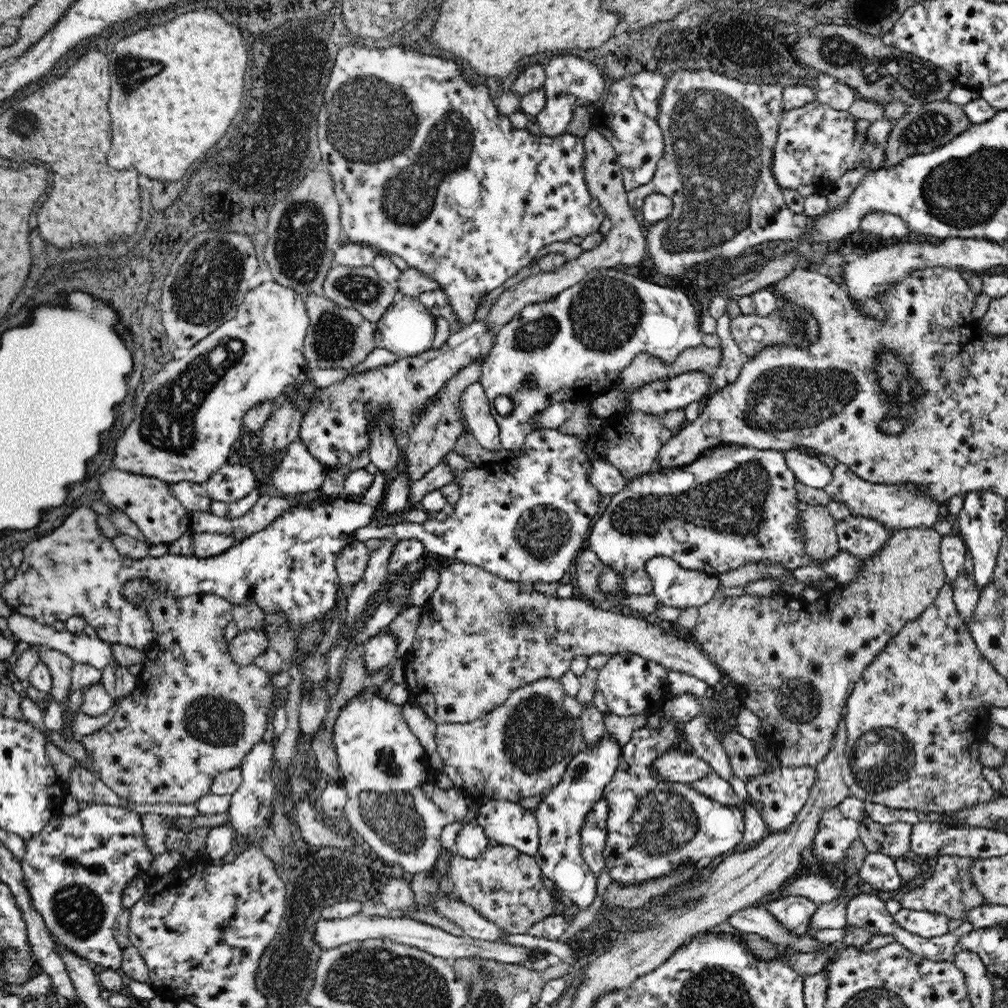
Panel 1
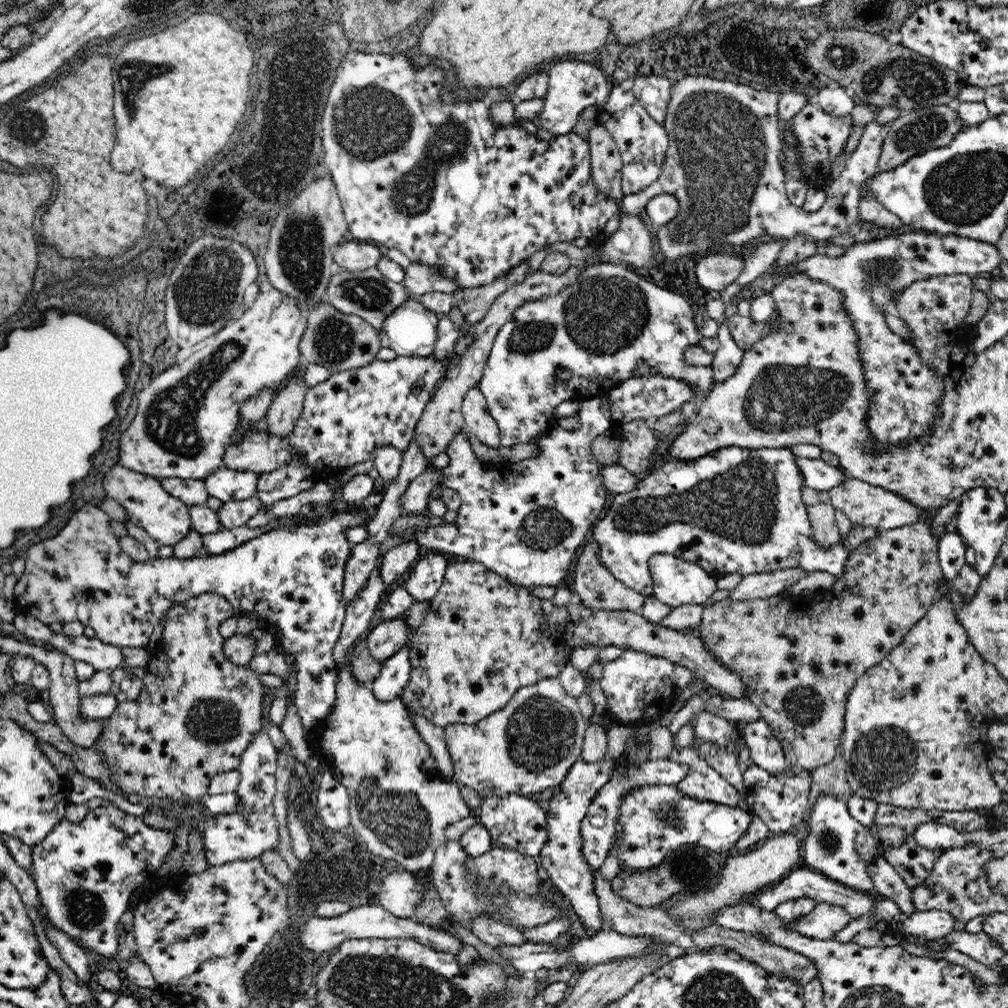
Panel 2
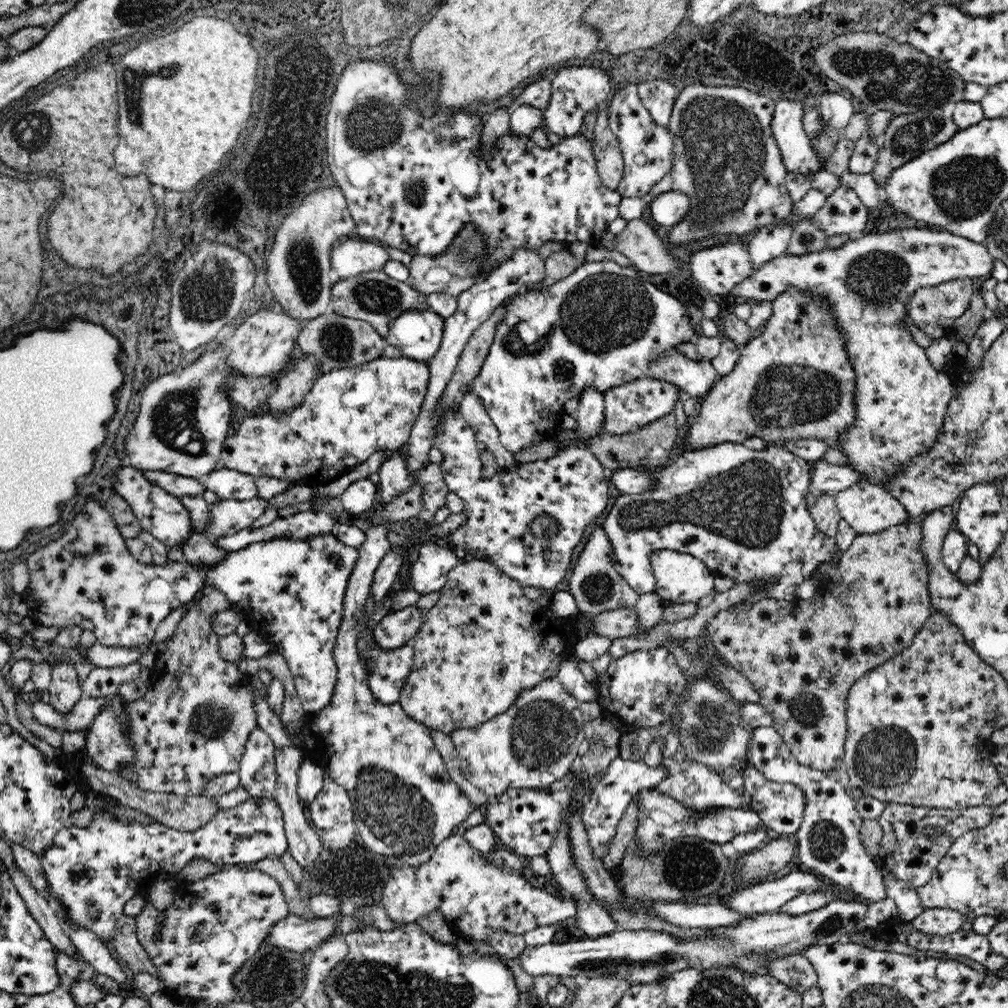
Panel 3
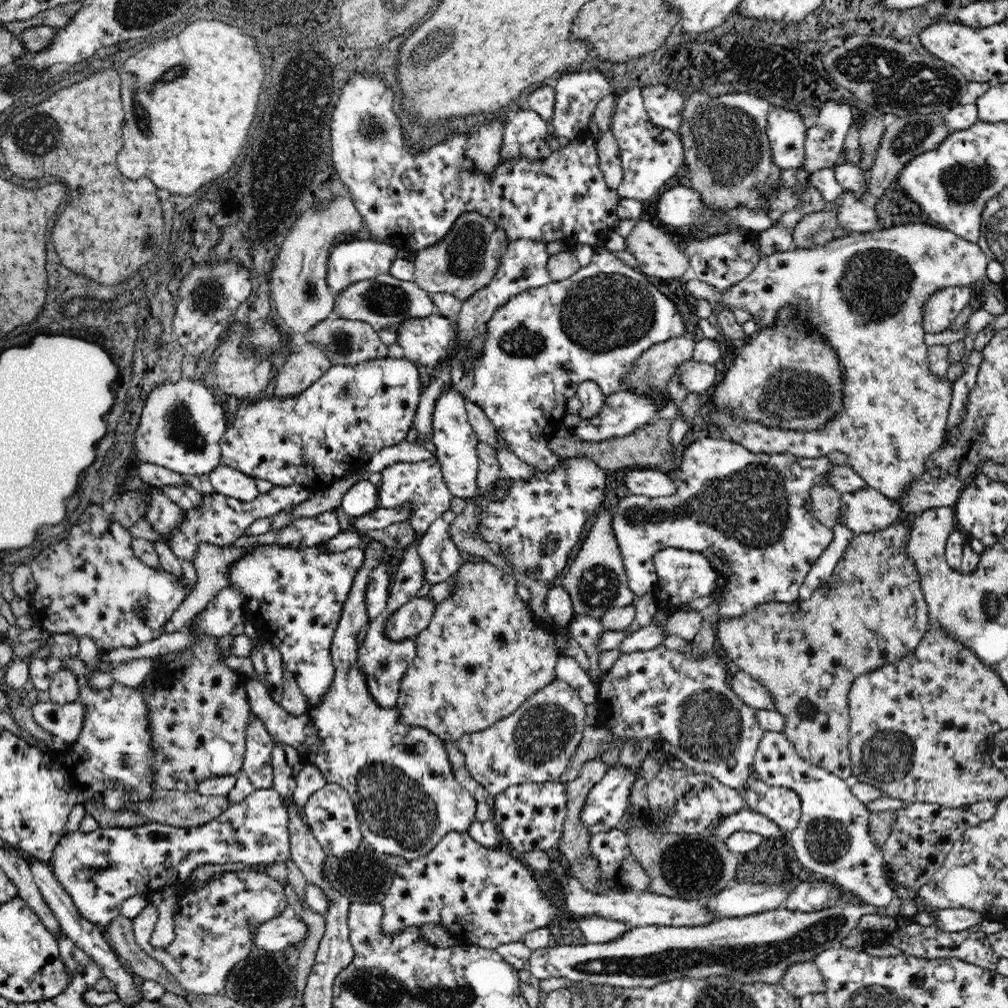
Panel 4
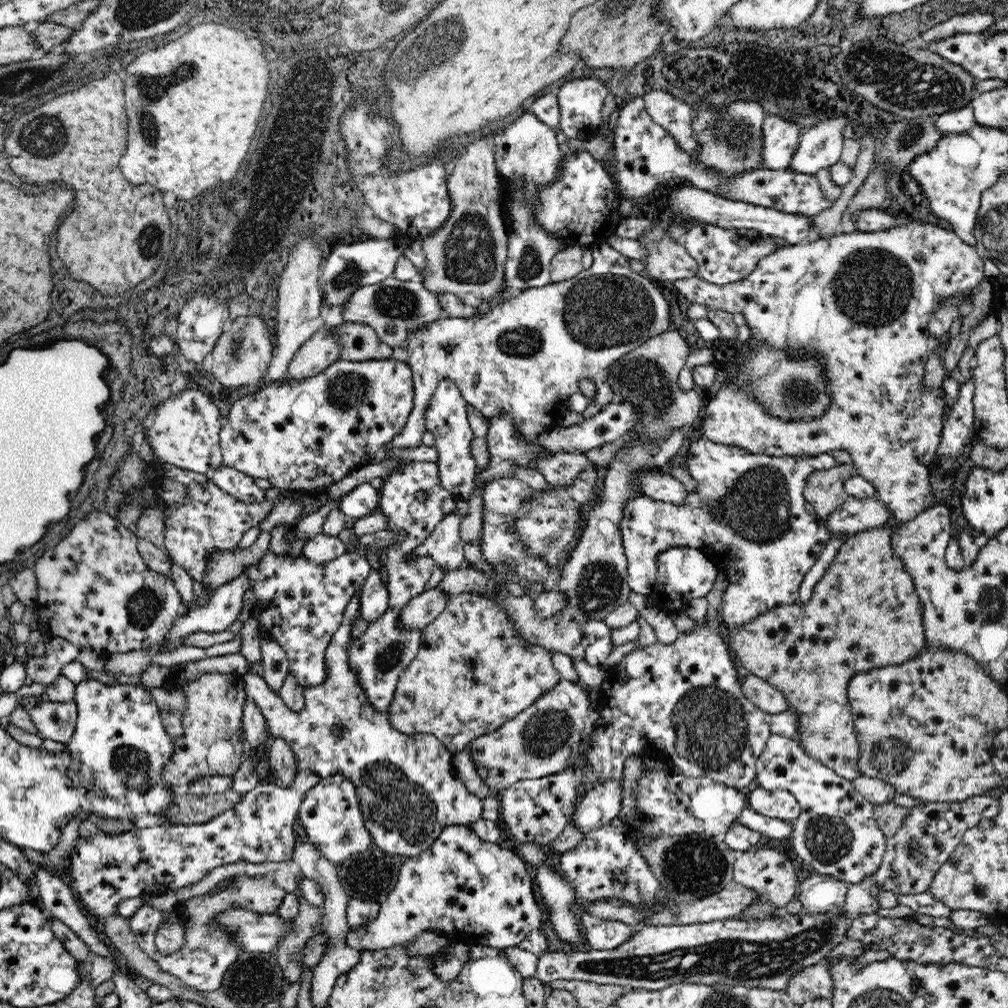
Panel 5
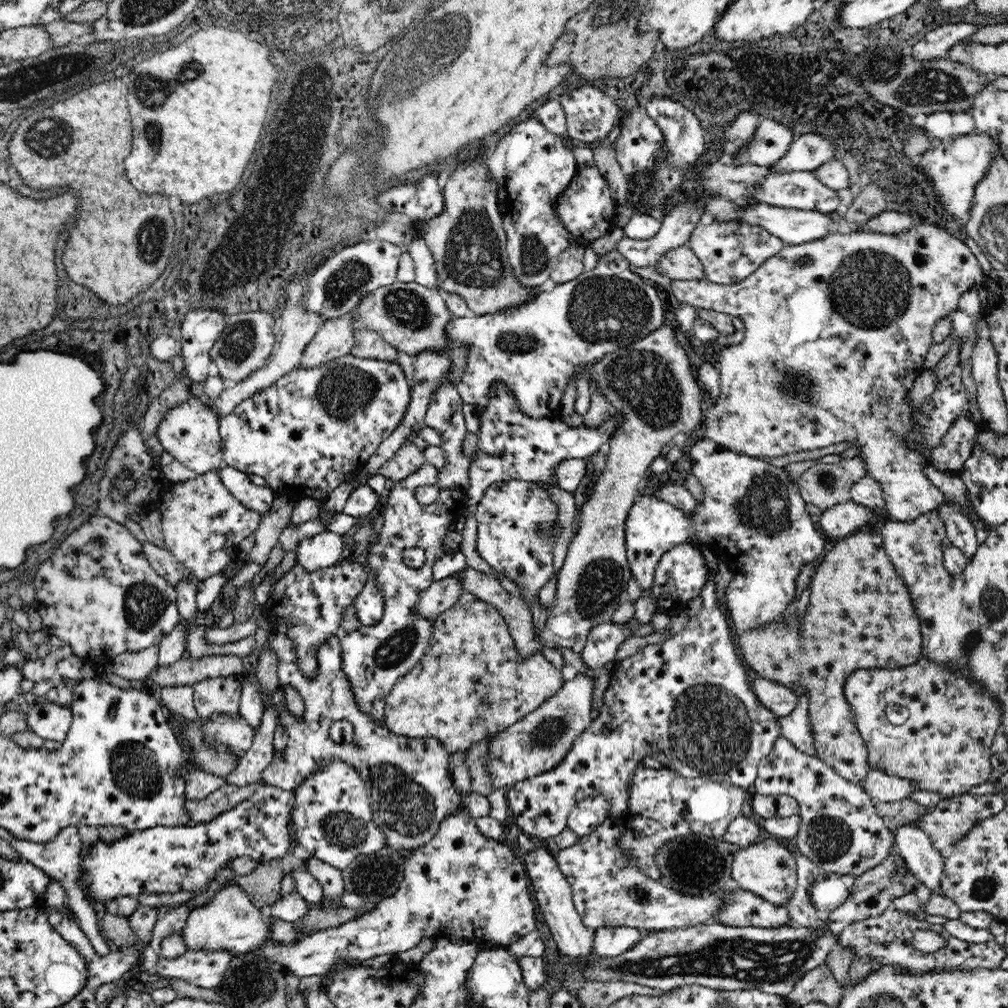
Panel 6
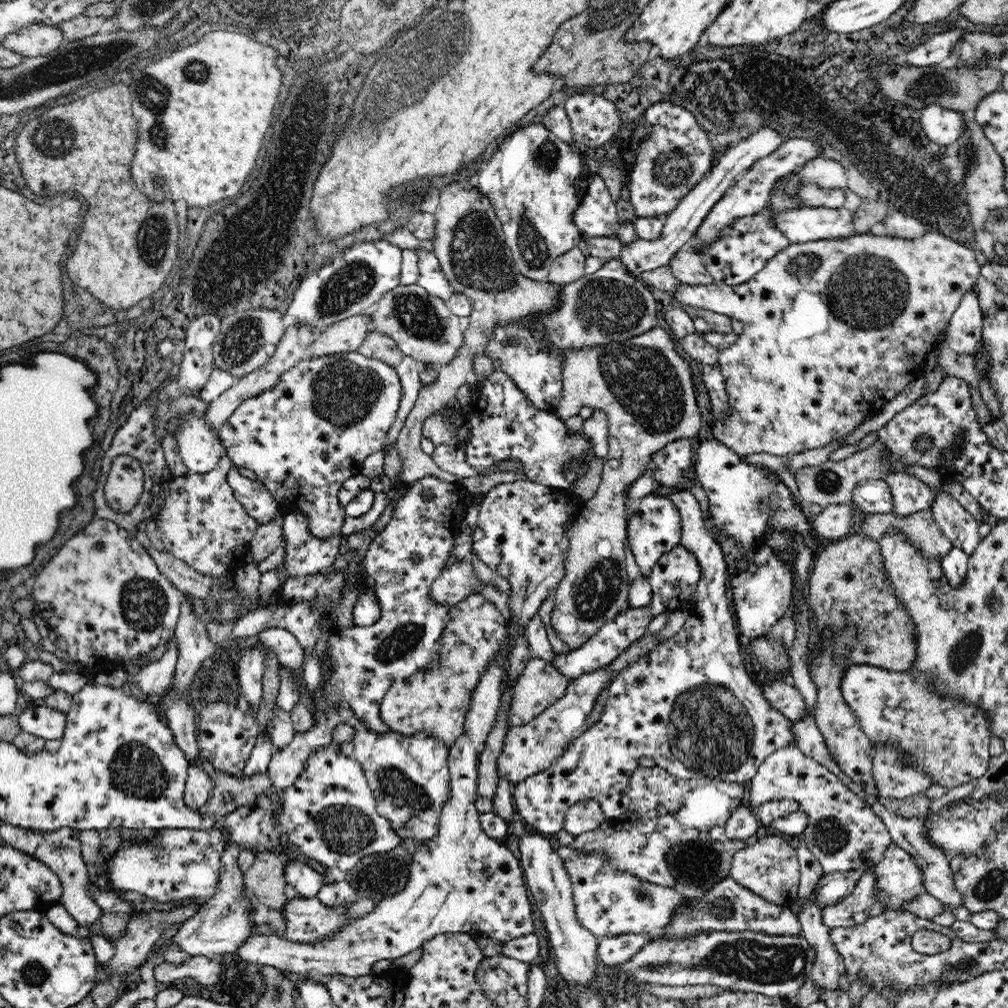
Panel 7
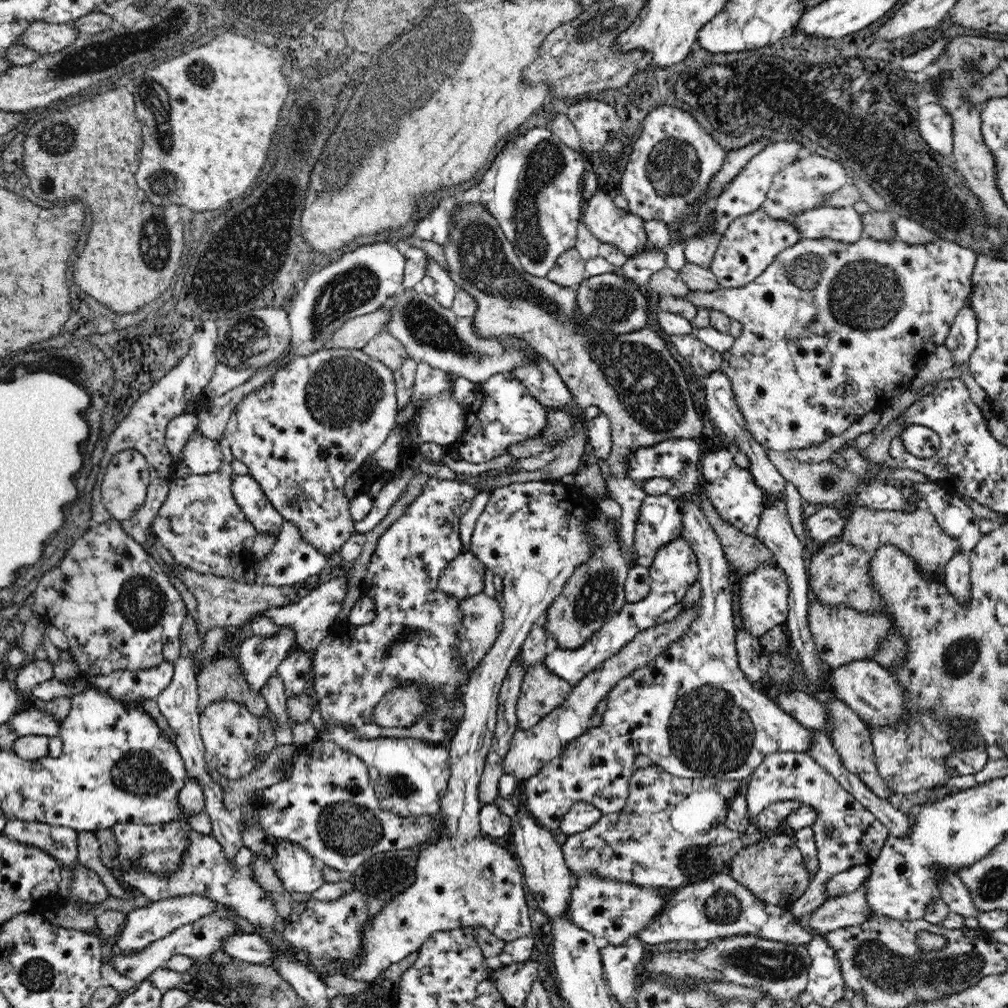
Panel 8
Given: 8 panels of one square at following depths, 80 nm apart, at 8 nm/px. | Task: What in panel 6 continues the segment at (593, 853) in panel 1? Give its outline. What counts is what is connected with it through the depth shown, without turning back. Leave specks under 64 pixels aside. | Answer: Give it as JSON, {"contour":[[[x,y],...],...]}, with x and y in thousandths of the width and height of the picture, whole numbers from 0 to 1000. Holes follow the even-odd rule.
{"contour":[[[595,789],[572,796],[562,812],[563,822],[567,823],[574,831],[587,827],[602,813],[603,802],[603,793]]]}

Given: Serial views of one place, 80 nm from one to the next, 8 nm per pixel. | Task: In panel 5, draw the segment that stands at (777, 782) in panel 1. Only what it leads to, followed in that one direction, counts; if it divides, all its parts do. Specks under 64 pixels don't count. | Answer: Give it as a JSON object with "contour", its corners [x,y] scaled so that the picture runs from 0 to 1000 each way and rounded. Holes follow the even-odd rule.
{"contour":[[[748,779],[741,787],[742,800],[756,810],[788,815],[795,807],[791,792],[782,785],[762,785]]]}

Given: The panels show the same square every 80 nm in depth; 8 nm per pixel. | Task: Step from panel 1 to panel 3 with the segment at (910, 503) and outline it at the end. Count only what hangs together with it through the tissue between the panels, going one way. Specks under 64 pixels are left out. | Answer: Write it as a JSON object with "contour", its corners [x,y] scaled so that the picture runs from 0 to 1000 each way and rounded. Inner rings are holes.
{"contour":[[[854,476],[853,480],[841,486],[830,489],[828,497],[834,514],[841,518],[851,531],[872,529],[879,524],[904,516],[897,506],[897,501],[893,500],[891,495],[875,483],[867,482],[858,476]]]}

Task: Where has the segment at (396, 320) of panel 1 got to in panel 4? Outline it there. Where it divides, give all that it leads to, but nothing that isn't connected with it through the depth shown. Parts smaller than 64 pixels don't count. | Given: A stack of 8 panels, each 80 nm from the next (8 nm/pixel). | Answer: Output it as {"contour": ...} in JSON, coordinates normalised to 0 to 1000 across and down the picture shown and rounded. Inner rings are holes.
{"contour":[[[599,242],[591,244],[589,246],[589,252],[586,256],[586,260],[580,264],[575,265],[575,268],[565,274],[565,276],[555,278],[552,280],[545,280],[540,284],[534,286],[524,286],[520,290],[516,290],[512,294],[508,294],[502,302],[496,302],[488,315],[482,317],[477,325],[474,325],[474,330],[479,335],[479,345],[468,354],[468,338],[465,338],[462,342],[456,342],[453,331],[455,330],[455,323],[453,322],[452,315],[442,315],[437,312],[431,312],[424,313],[423,315],[412,315],[402,317],[395,326],[395,342],[401,346],[401,356],[413,361],[413,364],[417,368],[418,372],[418,393],[419,389],[425,385],[429,375],[433,373],[433,367],[438,365],[440,360],[448,359],[447,361],[447,378],[450,379],[452,386],[458,390],[458,393],[464,399],[470,399],[473,403],[478,405],[478,408],[483,412],[483,415],[490,421],[495,427],[498,435],[502,437],[501,440],[505,442],[505,446],[510,449],[516,456],[523,458],[530,466],[534,468],[540,468],[546,470],[548,465],[557,463],[563,455],[549,450],[545,443],[545,438],[549,435],[555,425],[560,424],[559,416],[563,409],[563,401],[565,394],[572,391],[572,386],[576,380],[580,378],[588,378],[593,381],[597,391],[602,394],[607,390],[613,389],[618,386],[616,382],[616,376],[626,369],[627,363],[633,356],[633,353],[637,352],[637,349],[643,348],[647,341],[660,339],[667,335],[667,333],[678,333],[679,322],[671,304],[667,298],[663,297],[657,290],[653,289],[652,283],[649,278],[645,277],[642,273],[635,268],[625,266],[617,257],[613,251],[603,248]]]}

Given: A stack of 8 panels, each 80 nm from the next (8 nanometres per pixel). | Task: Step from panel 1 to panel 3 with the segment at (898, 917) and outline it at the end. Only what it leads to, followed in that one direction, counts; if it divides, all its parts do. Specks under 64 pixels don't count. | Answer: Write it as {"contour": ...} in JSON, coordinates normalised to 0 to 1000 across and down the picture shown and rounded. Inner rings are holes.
{"contour":[[[917,902],[917,905],[902,918],[913,925],[937,929],[944,927],[954,921],[956,915],[966,915],[966,911],[959,911],[957,907],[944,902]]]}

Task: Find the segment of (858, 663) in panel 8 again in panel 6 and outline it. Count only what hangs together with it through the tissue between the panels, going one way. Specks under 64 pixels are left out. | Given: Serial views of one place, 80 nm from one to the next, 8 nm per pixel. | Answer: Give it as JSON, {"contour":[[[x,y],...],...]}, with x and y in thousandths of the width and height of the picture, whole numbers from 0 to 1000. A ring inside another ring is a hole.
{"contour":[[[911,654],[907,659],[901,660],[900,662],[894,664],[880,664],[880,663],[851,663],[847,665],[839,677],[837,677],[837,690],[841,695],[841,698],[845,701],[846,708],[848,710],[848,717],[858,734],[861,743],[861,758],[865,763],[867,760],[874,760],[879,766],[886,768],[887,770],[892,770],[893,772],[902,772],[903,774],[908,774],[911,783],[922,784],[923,786],[930,786],[935,790],[935,792],[939,793],[945,790],[956,789],[956,786],[960,786],[961,782],[964,780],[970,780],[974,776],[981,774],[982,766],[984,766],[983,752],[984,752],[984,735],[986,729],[991,724],[992,720],[992,710],[994,710],[994,701],[988,693],[984,693],[980,689],[980,686],[976,684],[970,684],[968,678],[964,680],[964,676],[958,676],[956,672],[948,670],[946,666],[942,666],[940,662],[929,662],[927,658],[923,658],[921,654]],[[881,700],[893,700],[893,702],[899,702],[901,704],[901,712],[895,716],[895,718],[885,718],[881,714]]]}

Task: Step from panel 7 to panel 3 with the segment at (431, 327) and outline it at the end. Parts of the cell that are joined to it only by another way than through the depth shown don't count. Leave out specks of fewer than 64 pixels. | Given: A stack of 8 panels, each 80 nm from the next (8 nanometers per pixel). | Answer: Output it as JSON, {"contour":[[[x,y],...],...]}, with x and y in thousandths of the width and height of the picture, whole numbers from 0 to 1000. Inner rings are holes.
{"contour":[[[380,268],[359,271],[330,282],[327,304],[331,311],[366,319],[373,326],[373,329],[381,335],[384,334],[386,321],[400,310],[427,308],[421,292],[412,288],[404,280],[387,276]]]}

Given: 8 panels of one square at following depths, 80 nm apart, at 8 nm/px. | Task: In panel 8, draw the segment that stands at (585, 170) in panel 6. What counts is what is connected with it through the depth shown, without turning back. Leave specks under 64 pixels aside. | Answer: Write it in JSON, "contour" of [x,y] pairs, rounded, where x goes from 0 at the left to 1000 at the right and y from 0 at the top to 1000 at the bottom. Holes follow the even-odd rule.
{"contour":[[[591,189],[585,196],[579,220],[595,240],[611,245],[623,255],[647,245],[639,228],[639,218],[613,206],[603,191]]]}

